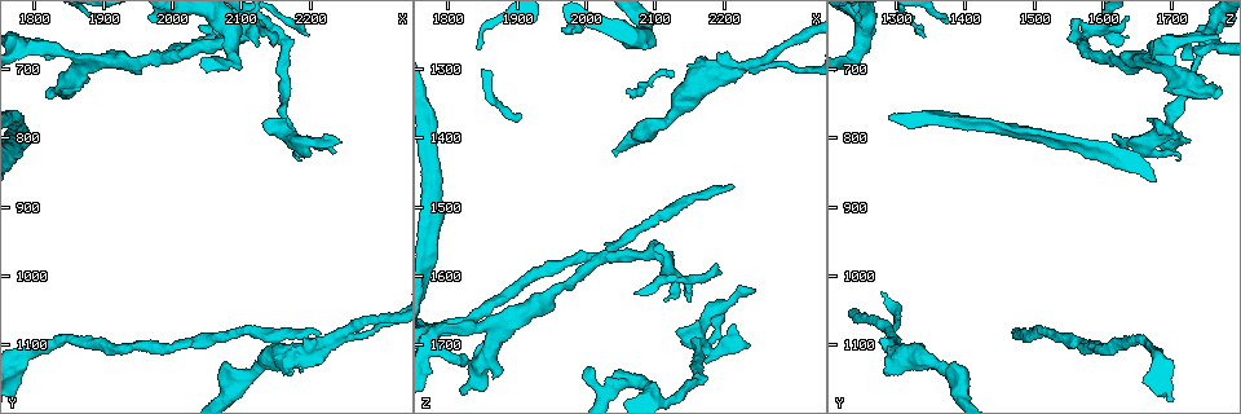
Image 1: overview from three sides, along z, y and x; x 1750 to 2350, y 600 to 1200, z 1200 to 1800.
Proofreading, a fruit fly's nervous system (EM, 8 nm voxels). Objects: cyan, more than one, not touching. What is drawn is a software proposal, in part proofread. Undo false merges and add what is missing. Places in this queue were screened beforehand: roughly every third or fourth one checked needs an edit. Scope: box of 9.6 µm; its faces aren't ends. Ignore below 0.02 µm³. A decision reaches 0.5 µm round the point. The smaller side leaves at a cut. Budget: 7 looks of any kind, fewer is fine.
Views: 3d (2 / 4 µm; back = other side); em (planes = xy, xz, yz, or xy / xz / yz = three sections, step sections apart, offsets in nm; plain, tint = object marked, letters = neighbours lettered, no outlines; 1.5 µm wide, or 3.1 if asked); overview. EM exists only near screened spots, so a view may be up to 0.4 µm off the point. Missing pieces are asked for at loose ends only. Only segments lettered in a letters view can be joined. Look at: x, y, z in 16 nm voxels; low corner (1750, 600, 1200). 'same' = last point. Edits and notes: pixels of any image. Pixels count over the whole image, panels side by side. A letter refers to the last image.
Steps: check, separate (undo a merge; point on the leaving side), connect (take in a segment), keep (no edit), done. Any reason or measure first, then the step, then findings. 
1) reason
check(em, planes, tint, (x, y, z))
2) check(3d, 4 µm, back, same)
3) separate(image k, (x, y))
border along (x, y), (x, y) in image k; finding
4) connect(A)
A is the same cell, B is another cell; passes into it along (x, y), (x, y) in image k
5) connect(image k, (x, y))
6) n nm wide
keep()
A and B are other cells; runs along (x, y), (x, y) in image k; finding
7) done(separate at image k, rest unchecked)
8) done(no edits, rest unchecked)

an open end
check(em, xz, step 4, letters, (2240, 805, 1625))

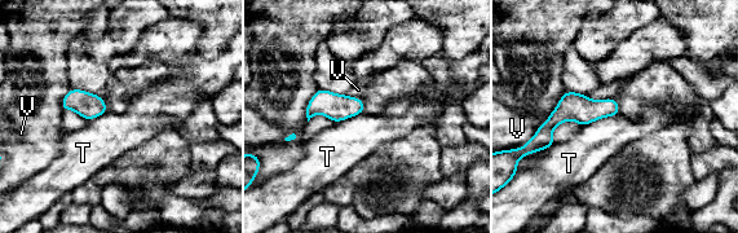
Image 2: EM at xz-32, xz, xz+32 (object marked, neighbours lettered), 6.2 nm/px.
keep()
T and V are other cells; border along (619, 113), (601, 117), (580, 127) in image 2; no lettered segment goes on from it

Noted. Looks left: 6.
thin end
check(3d, 2 µm, (2195, 655, 1595))

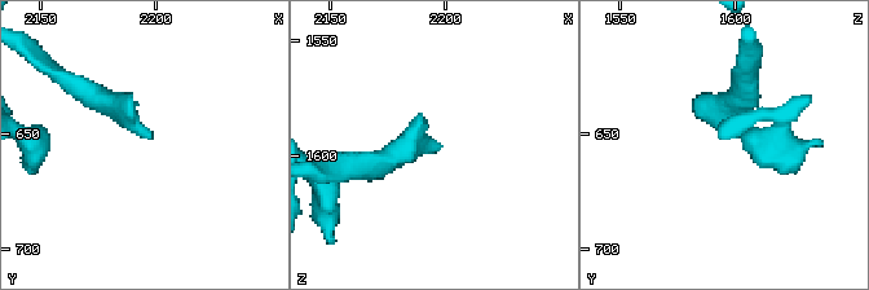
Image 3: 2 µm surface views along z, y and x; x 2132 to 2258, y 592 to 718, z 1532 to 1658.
check(em, planes, tint, (2195, 654, 1595))

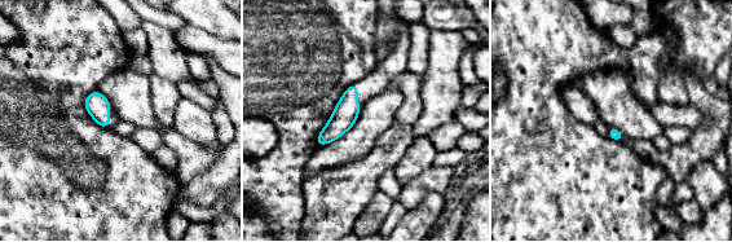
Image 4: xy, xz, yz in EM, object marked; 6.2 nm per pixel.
check(em, planes, letters, same)

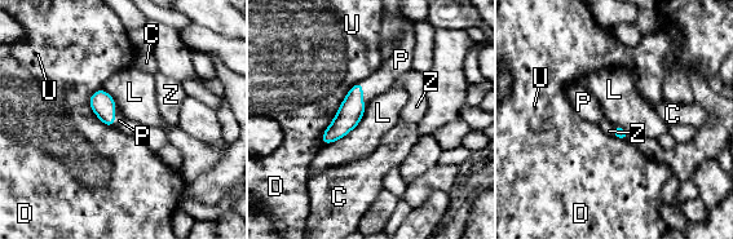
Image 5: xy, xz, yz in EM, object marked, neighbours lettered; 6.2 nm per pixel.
connect(P)
P is the same cell, C, D, L, U and Z are other cells; passes into it along (352, 109), (362, 94), (383, 79) in image 5; the neuron continues

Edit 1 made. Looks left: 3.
end of a long branch
check(3d, 4 µm, (2215, 1085, 1470))

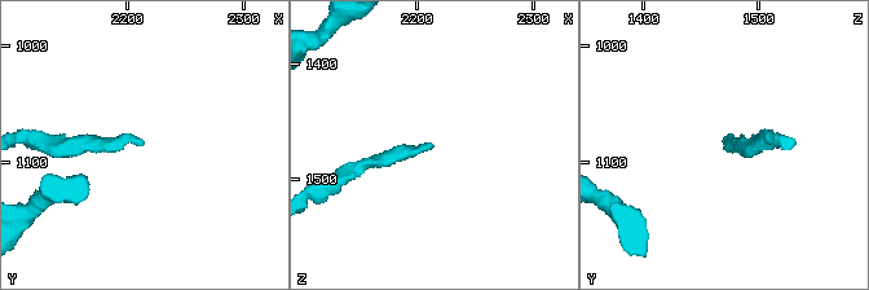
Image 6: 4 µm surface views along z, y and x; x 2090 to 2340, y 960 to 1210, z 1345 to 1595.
check(em, planes, letters, (2216, 1084, 1472))

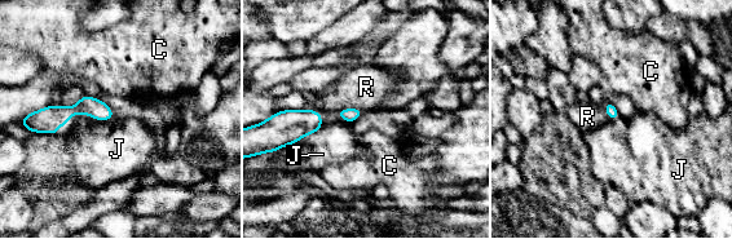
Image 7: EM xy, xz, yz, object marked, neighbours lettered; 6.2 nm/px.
R touches over 180 nm
connect(R)
R is the same cell, C and J are other cells; passes into it along (348, 115), (348, 109), (366, 87) in image 7; the neuron continues

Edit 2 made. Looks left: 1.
done(connect at image 5, connect at image 7, rest unchecked)

